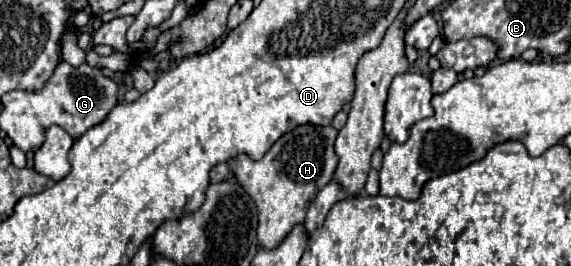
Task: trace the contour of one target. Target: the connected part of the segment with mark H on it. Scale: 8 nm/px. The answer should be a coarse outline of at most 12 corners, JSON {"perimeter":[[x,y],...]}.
{"perimeter":[[298,125],[232,159],[274,249],[334,179],[338,131]]}

